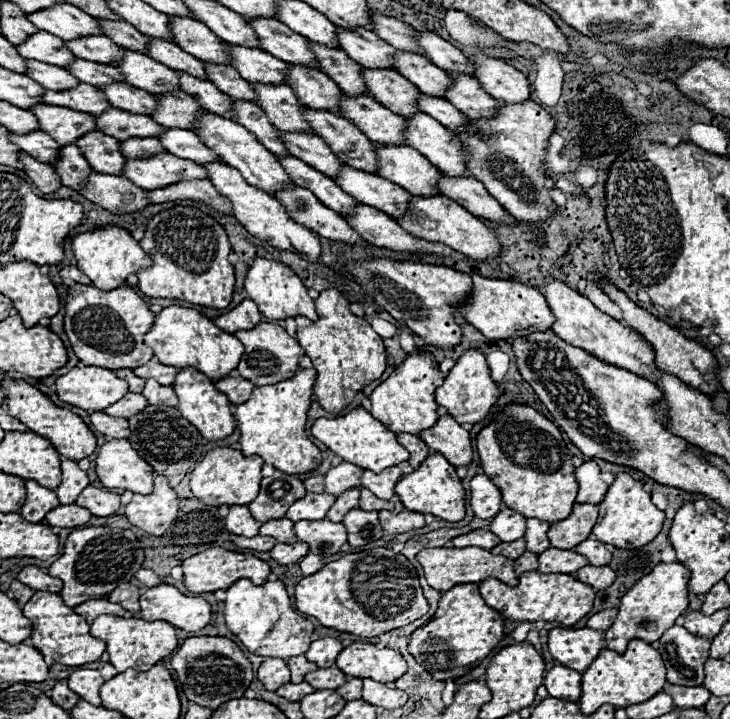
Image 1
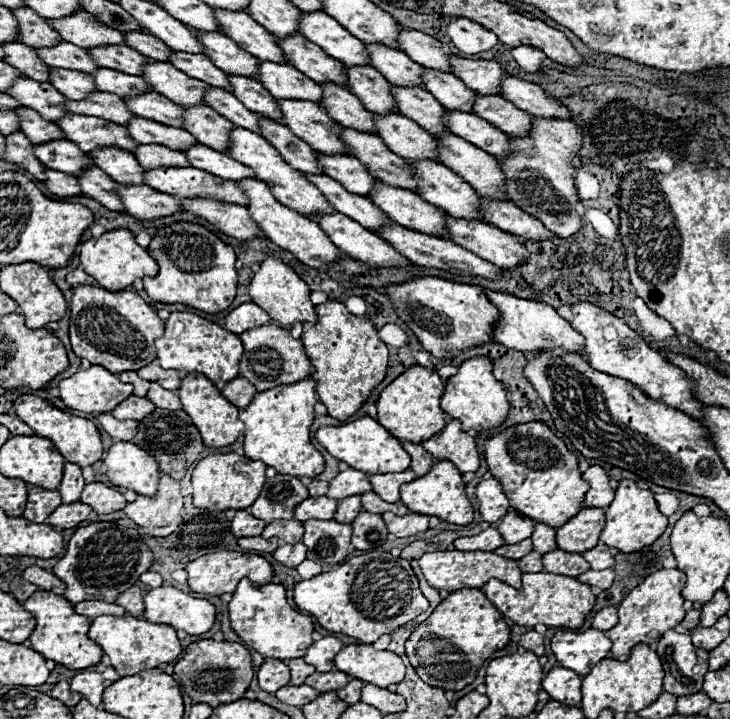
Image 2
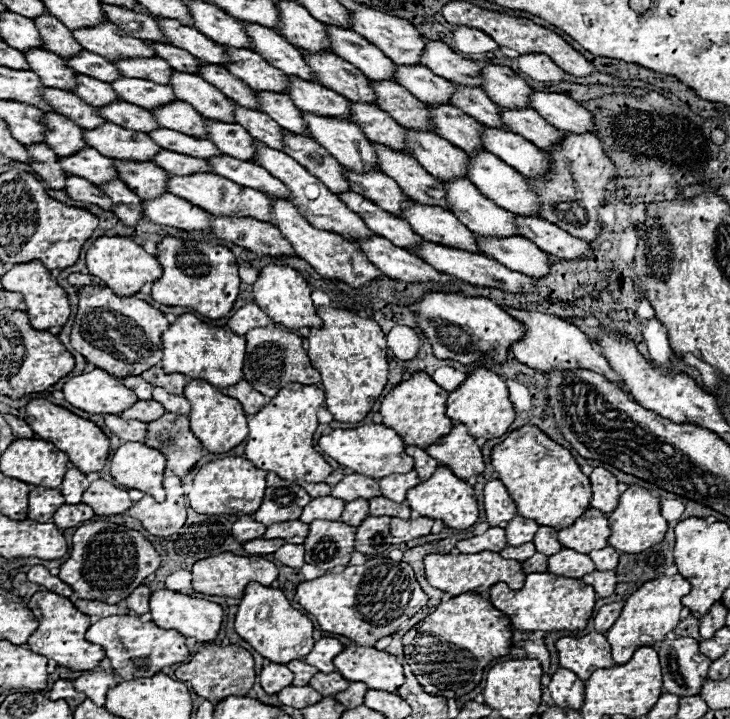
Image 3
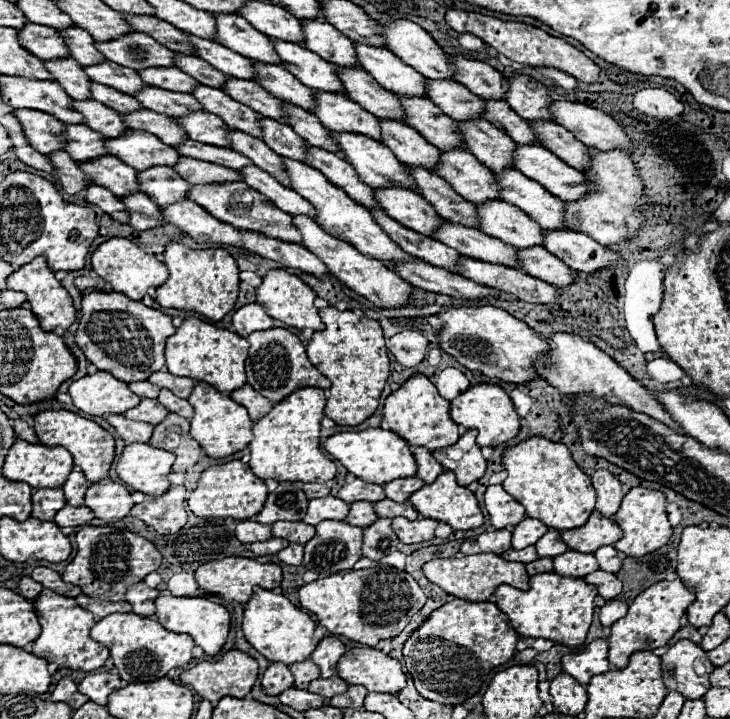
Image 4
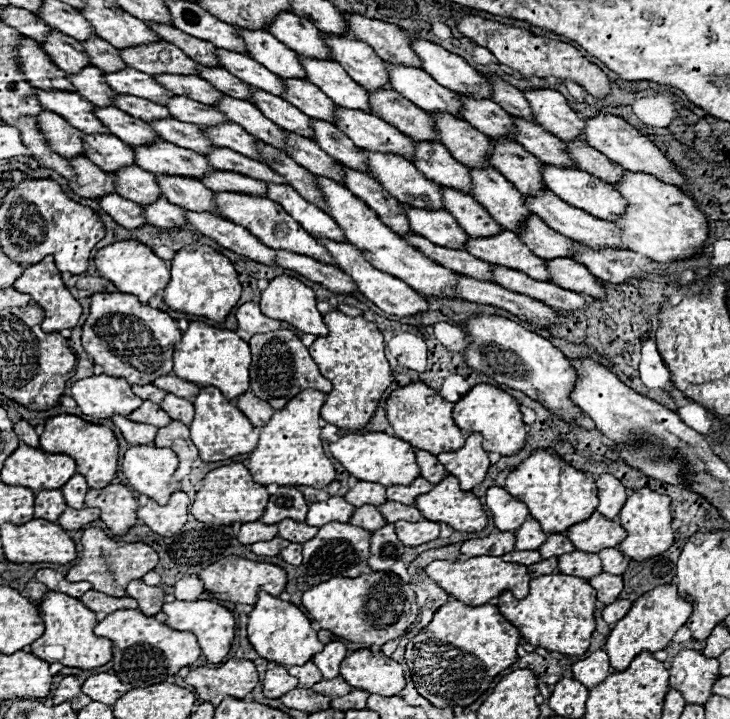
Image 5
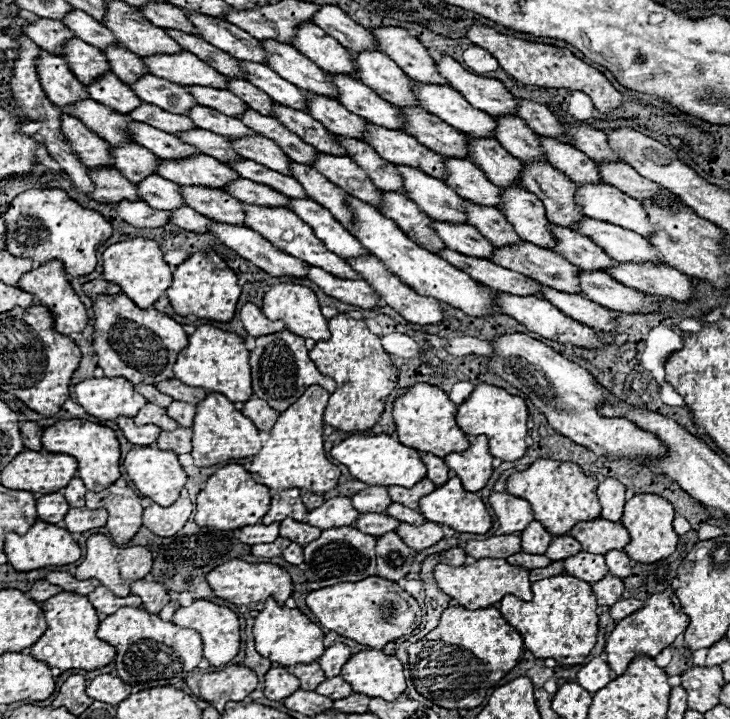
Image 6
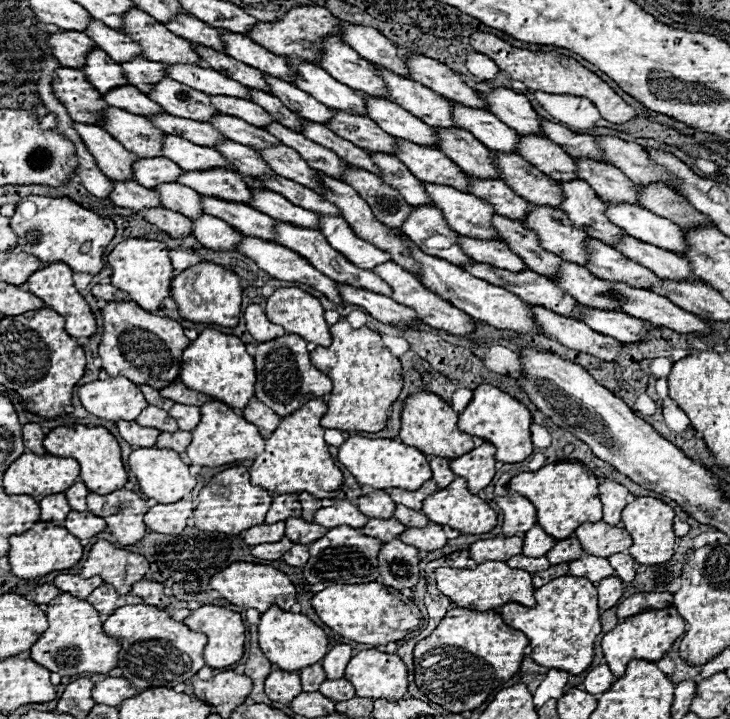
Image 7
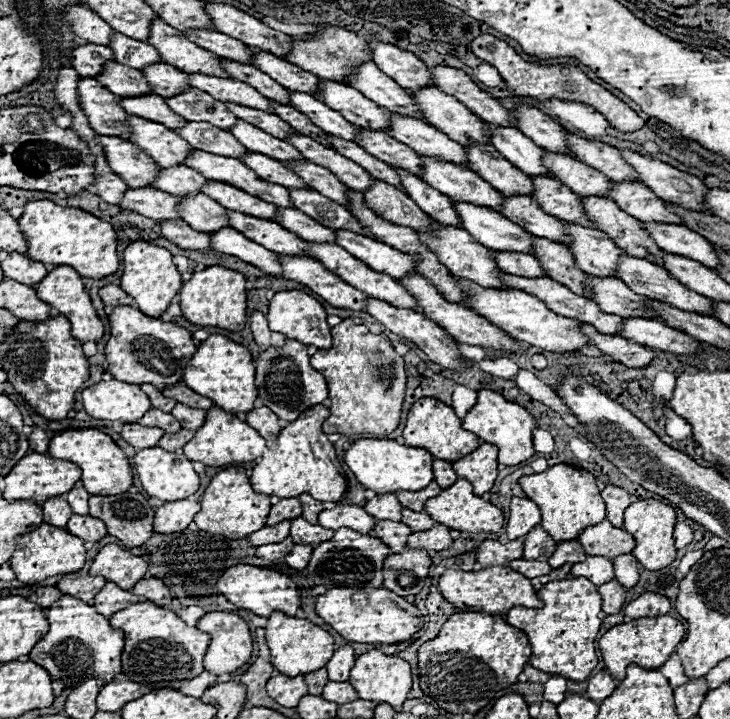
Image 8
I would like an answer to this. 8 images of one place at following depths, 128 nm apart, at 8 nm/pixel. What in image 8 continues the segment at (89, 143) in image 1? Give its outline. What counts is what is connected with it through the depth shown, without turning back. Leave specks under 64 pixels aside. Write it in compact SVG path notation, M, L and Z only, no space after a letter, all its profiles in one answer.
M230 210L230 226L242 232L246 238L266 246L268 250L276 254L310 256L308 254L310 246L302 238L298 238L294 232L282 228L280 224L272 220L258 220L254 216L246 216L246 214Z

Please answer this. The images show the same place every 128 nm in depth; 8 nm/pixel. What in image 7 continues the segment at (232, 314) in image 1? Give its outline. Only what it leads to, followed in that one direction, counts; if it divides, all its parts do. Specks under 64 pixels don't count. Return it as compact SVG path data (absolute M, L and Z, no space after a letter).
M250 304L244 310L244 318L246 318L246 328L248 332L254 336L256 342L266 342L266 340L274 340L278 336L284 336L284 328L278 324L272 324L266 314L262 312L262 308L258 304Z

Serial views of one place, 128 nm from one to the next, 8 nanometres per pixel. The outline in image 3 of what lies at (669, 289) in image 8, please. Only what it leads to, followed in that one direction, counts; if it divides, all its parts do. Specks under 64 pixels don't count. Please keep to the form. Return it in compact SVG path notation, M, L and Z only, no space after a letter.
M456 178L444 182L450 210L480 236L520 236L514 214L488 200L470 180Z

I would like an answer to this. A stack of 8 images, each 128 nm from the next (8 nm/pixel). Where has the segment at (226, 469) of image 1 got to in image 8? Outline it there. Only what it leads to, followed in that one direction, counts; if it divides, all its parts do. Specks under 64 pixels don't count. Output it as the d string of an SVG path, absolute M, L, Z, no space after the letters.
M228 468L224 472L218 472L208 484L200 504L202 504L202 510L194 516L196 526L210 534L222 534L230 540L240 540L252 534L254 530L260 530L266 524L266 518L272 506L270 496L256 494L252 490L250 480L242 468Z

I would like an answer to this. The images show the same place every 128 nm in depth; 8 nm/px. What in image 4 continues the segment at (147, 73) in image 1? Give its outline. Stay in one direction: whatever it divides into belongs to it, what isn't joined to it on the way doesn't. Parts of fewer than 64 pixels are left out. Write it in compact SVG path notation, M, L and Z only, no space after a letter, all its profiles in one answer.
M198 84L192 94L198 98L198 102L202 102L206 112L220 116L226 124L230 124L230 128L238 128L240 132L250 132L254 138L262 138L262 116L258 116L258 112L252 108L246 108L246 104L238 104L234 98L226 96L226 92L218 88L206 88L204 84Z

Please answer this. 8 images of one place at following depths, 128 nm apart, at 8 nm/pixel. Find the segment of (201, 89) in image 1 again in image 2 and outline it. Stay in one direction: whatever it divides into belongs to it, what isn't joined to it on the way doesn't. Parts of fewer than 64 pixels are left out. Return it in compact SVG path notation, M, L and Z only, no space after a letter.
M210 88L206 92L206 102L210 104L210 108L214 108L218 114L226 116L232 124L252 130L252 132L260 132L258 128L258 114L250 112L234 94L222 90L222 88Z

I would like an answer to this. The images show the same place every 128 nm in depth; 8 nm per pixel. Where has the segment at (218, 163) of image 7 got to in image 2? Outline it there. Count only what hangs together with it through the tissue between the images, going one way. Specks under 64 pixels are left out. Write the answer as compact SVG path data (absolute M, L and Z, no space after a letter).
M16 80L8 92L22 106L36 110L46 120L58 120L58 116L68 116L70 112L64 108L66 96L62 96L52 84L38 84L34 80Z

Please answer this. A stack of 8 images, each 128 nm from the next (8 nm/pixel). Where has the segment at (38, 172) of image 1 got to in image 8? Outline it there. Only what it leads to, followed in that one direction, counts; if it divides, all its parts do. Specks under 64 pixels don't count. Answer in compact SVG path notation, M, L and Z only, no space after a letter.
M174 220L174 222L160 222L162 224L162 236L166 240L178 244L184 250L210 250L210 236L192 230L184 220Z

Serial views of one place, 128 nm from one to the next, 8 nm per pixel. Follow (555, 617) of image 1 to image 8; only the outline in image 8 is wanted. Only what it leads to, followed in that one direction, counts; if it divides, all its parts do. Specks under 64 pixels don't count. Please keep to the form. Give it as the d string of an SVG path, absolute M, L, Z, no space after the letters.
M586 578L554 580L542 586L538 598L544 602L544 608L536 610L516 606L506 614L506 622L528 636L532 646L530 664L534 668L552 676L584 682L598 664L594 654L594 640L602 624L598 618L602 612L602 598L596 592L596 586Z

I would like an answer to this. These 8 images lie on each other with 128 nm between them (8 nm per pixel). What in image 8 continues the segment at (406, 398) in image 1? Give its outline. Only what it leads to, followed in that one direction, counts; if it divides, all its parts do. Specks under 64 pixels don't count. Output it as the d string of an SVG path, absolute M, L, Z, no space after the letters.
M422 398L410 408L402 436L408 446L426 448L434 458L448 462L456 462L478 448L478 438L472 432L466 432L462 428L462 420L454 414L454 410L436 398Z

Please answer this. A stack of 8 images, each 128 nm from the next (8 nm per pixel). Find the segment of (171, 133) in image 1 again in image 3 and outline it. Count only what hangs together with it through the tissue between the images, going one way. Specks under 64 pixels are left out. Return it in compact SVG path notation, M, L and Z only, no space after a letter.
M220 156L208 160L212 164L212 170L228 180L234 180L242 186L254 188L258 192L264 192L268 196L274 196L278 200L290 200L290 190L280 182L270 176L262 166L254 162L244 162L244 160L234 160L230 156Z

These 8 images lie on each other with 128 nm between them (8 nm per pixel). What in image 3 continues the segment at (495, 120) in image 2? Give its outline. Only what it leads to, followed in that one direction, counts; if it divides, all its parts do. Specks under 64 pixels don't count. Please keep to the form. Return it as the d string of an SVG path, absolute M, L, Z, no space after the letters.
M504 108L502 120L506 126L510 126L510 132L518 132L520 136L526 136L526 140L530 140L532 144L536 144L542 150L554 148L554 144L558 144L558 140L562 140L562 136L566 136L566 132L550 126L532 108L524 108L524 110Z

